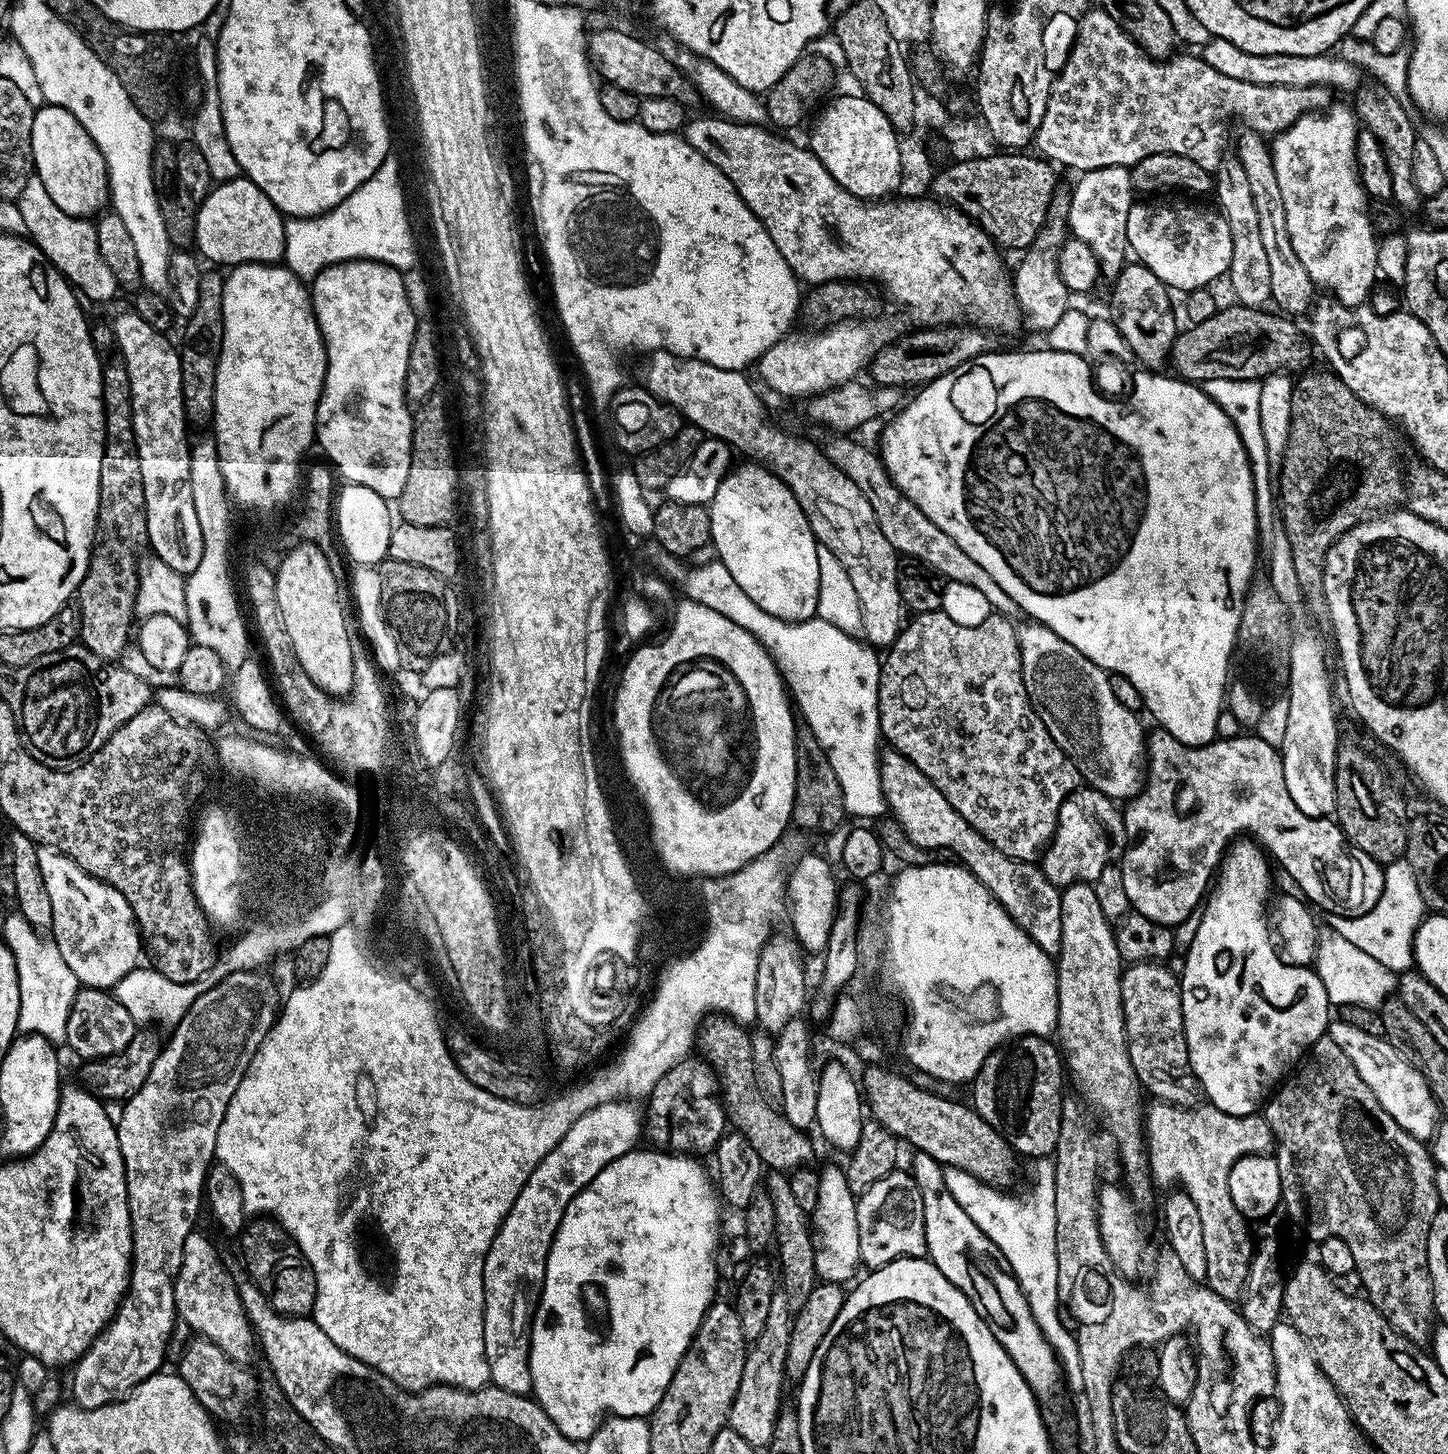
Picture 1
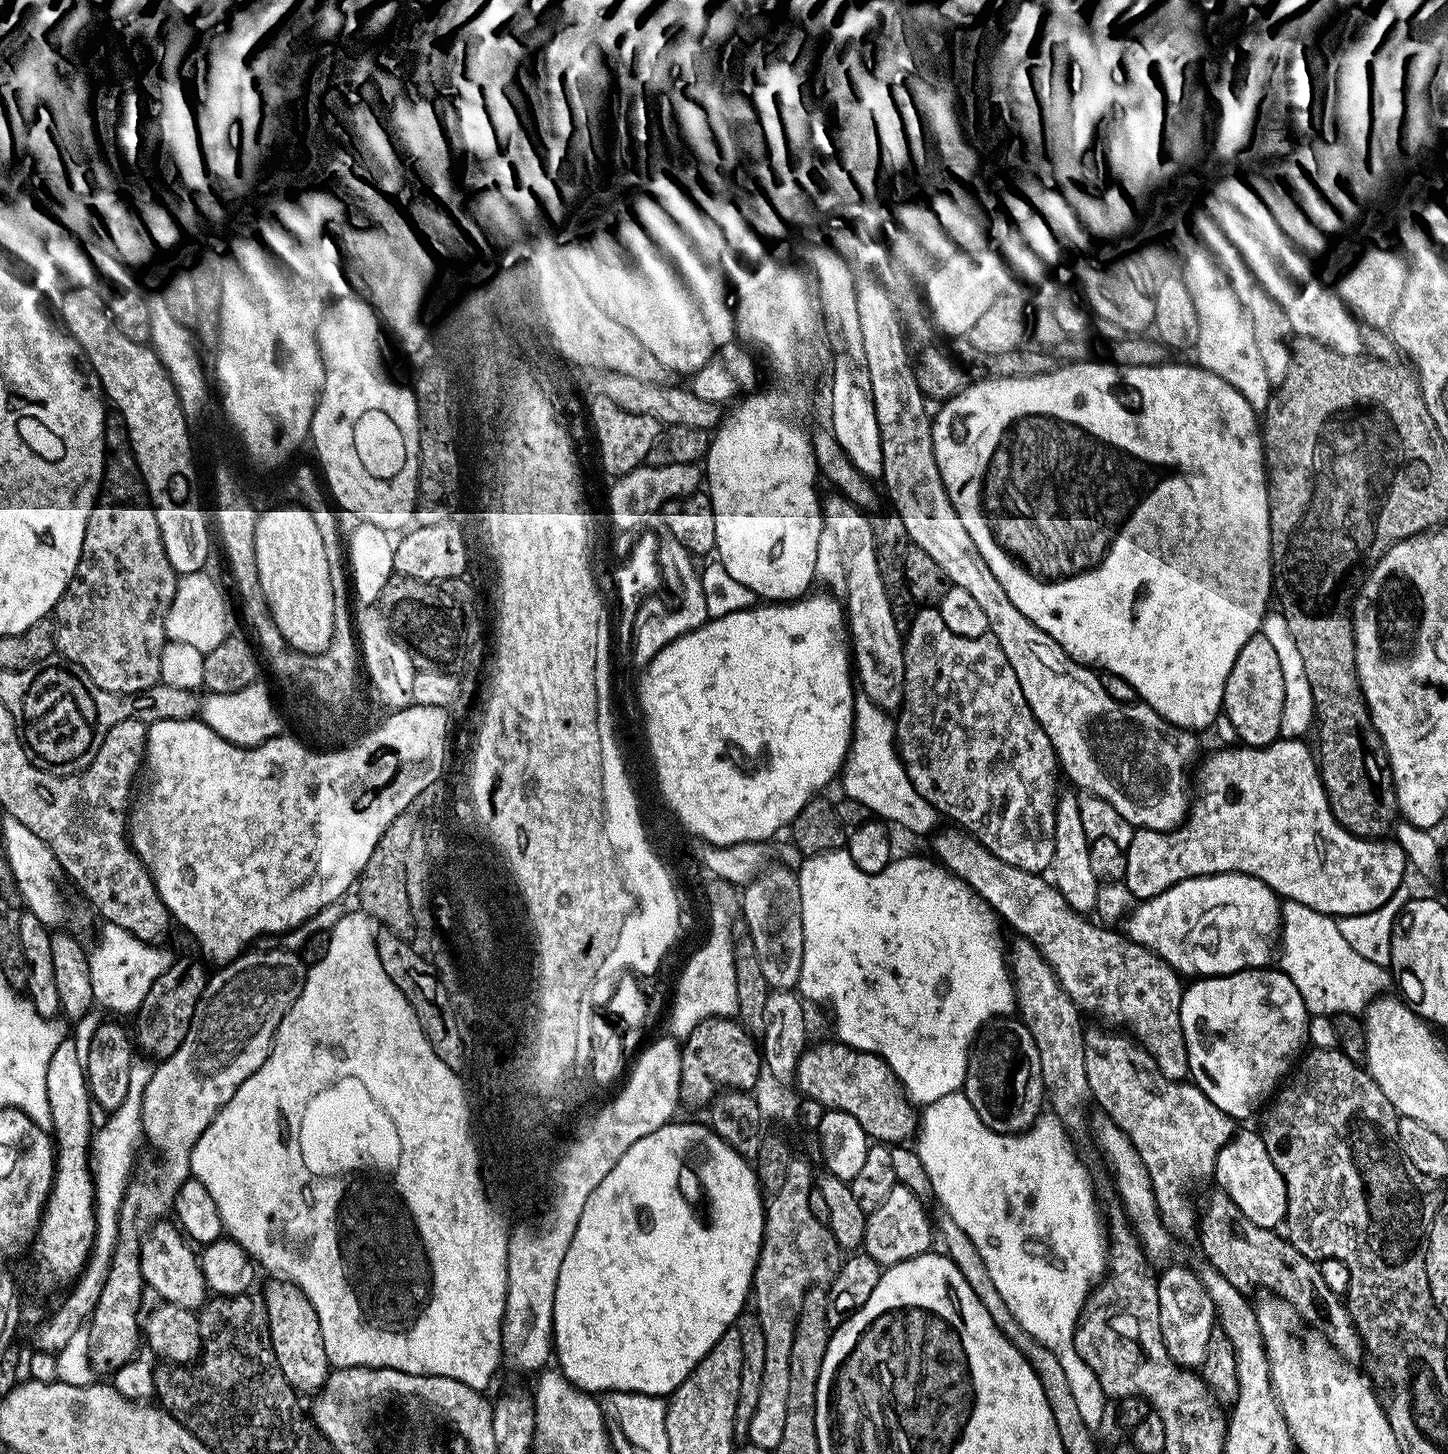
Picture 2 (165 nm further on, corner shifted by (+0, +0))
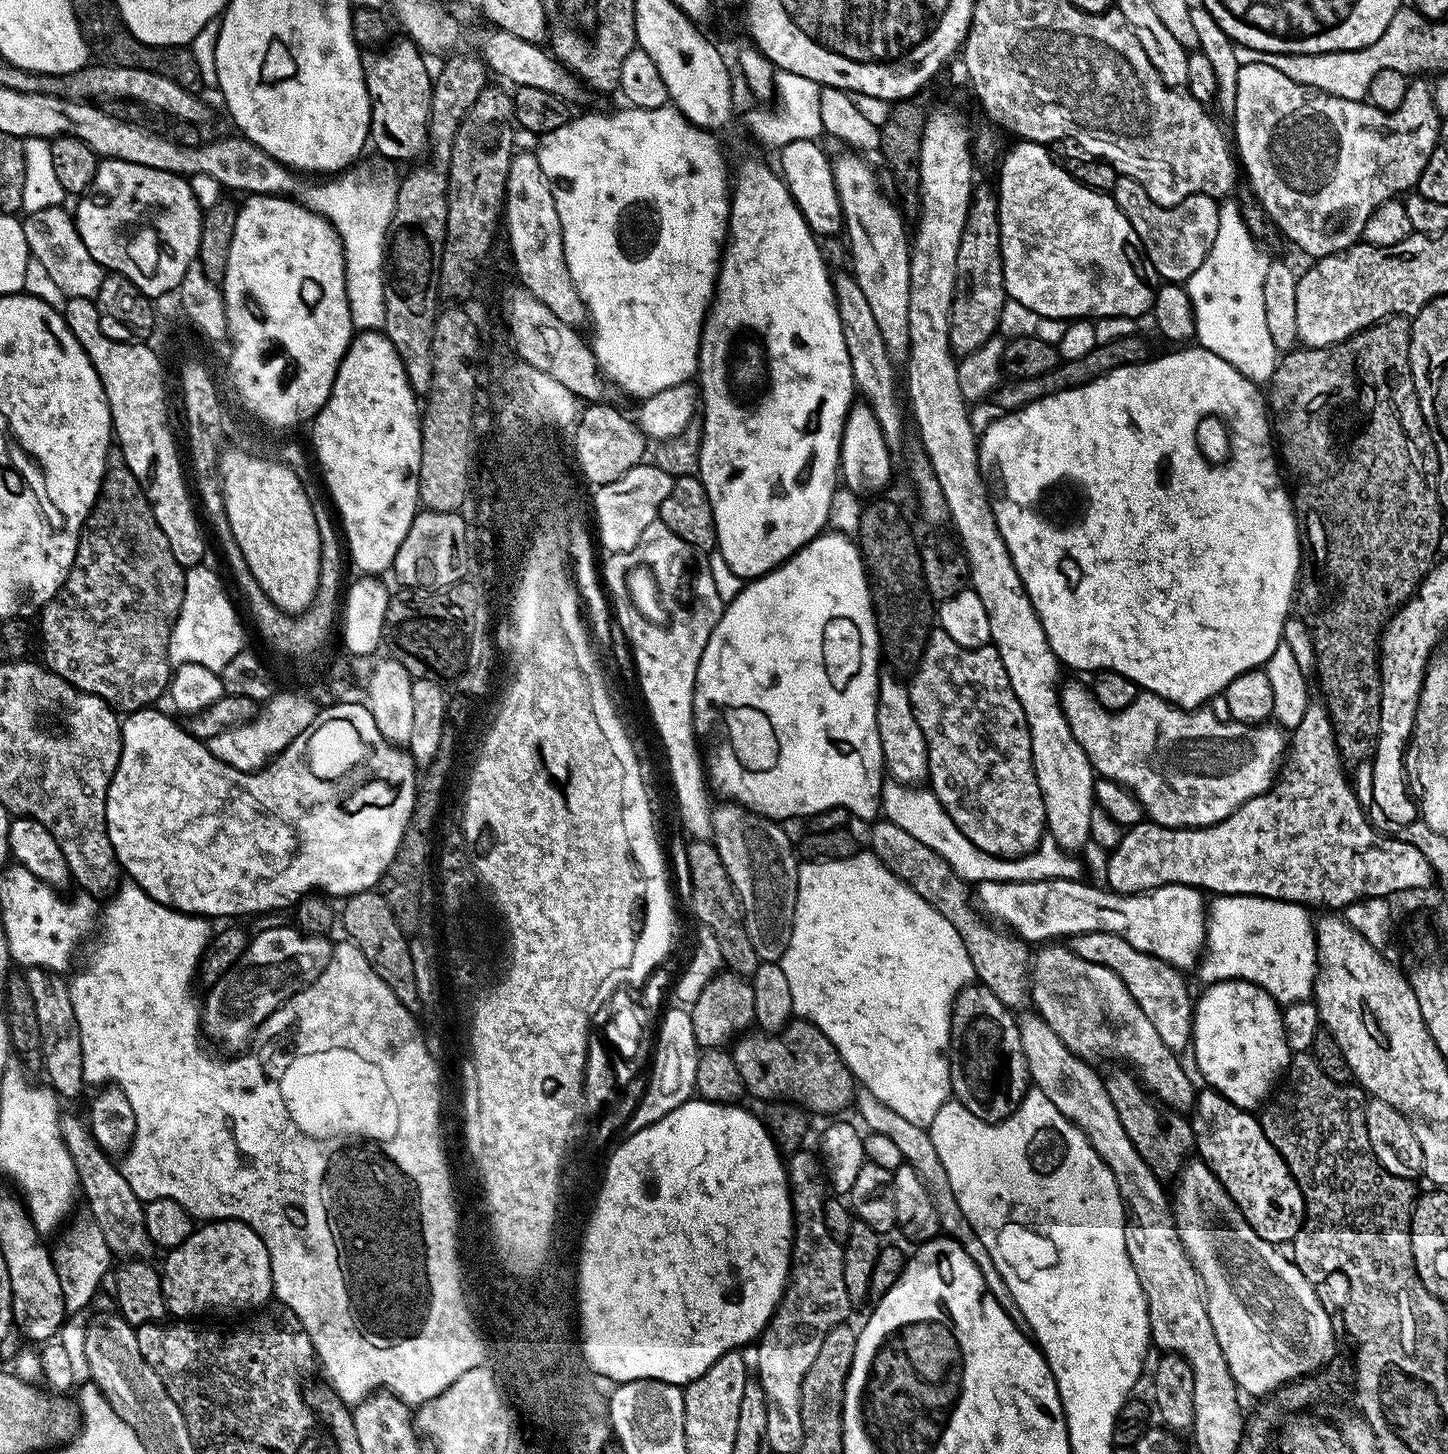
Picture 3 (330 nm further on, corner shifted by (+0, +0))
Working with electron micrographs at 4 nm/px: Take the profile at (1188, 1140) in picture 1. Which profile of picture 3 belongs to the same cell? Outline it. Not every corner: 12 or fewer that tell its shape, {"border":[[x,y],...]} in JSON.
{"border":[[1048,942],[1035,1011],[1078,1058],[1116,1060],[1162,1104],[1197,1089],[1122,978]]}

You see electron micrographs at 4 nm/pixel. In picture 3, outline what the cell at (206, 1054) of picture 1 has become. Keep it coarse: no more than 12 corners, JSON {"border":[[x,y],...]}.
{"border":[[292,926],[255,933],[202,1000],[203,1035],[247,1049],[326,970],[334,947]]}

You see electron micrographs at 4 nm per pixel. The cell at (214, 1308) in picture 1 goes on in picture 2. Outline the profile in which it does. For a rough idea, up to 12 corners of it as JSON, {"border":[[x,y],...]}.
{"border":[[175,1223],[140,1241],[140,1273],[161,1301],[196,1310],[210,1289]]}

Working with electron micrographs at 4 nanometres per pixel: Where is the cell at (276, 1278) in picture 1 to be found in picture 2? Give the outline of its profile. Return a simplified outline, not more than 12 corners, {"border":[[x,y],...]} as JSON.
{"border":[[297,1284],[262,1289],[274,1358],[297,1393],[330,1371],[318,1314]]}

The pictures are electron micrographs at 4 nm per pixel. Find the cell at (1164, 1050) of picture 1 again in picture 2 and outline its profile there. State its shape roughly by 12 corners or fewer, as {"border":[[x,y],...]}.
{"border":[[967,831],[935,859],[1029,940],[1081,1013],[1190,1073],[1182,980]]}

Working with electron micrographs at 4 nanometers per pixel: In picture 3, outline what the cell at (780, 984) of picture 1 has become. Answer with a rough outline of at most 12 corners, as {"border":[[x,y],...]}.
{"border":[[735,802],[711,809],[761,962],[790,942],[794,840]]}

